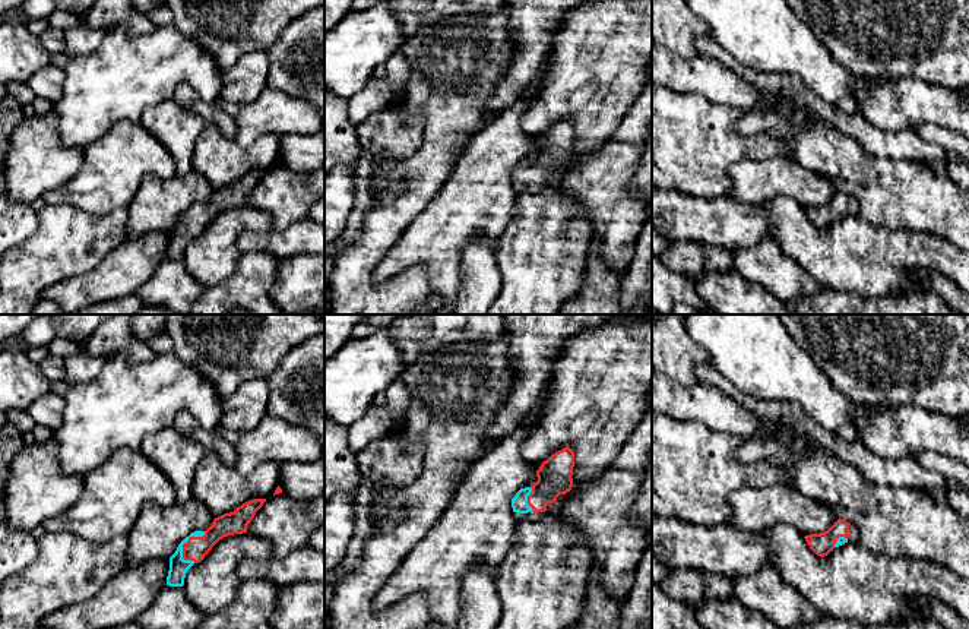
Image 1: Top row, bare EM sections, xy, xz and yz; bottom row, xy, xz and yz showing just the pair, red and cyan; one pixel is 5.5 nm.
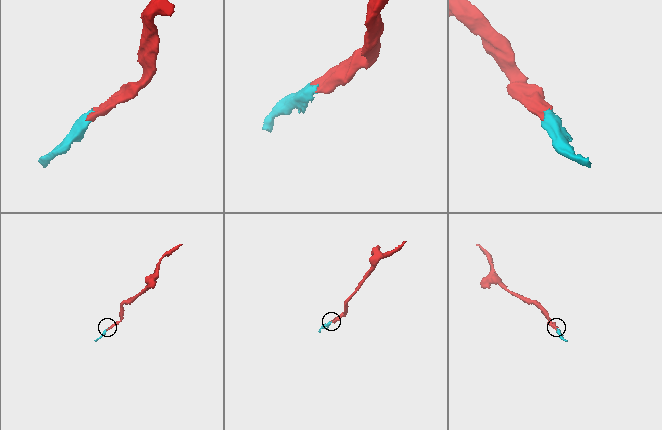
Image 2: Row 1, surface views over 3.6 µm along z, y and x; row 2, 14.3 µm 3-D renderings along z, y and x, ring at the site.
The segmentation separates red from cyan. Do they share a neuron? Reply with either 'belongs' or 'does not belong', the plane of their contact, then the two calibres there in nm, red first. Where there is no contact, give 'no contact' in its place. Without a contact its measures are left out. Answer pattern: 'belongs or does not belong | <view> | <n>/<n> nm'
belongs | xy | 130/100 nm

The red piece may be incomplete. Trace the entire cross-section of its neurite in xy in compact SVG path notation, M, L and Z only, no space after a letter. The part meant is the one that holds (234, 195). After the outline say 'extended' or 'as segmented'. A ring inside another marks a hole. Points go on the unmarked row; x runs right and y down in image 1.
M266 171L248 173L234 184L215 190L206 203L194 203L186 209L170 230L167 257L183 259L187 243L202 234L219 212L247 205L247 197L265 174Z; extended

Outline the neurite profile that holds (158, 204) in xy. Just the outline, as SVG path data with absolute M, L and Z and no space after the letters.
M196 171L171 178L145 176L127 206L127 238L170 231L186 209L194 203L206 203L213 192L212 184Z

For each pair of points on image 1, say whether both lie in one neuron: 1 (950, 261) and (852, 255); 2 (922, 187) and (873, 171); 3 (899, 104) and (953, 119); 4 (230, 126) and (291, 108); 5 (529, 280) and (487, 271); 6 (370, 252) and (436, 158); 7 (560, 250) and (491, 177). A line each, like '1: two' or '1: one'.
1: one
2: one
3: one
4: two
5: two
6: one
7: two

